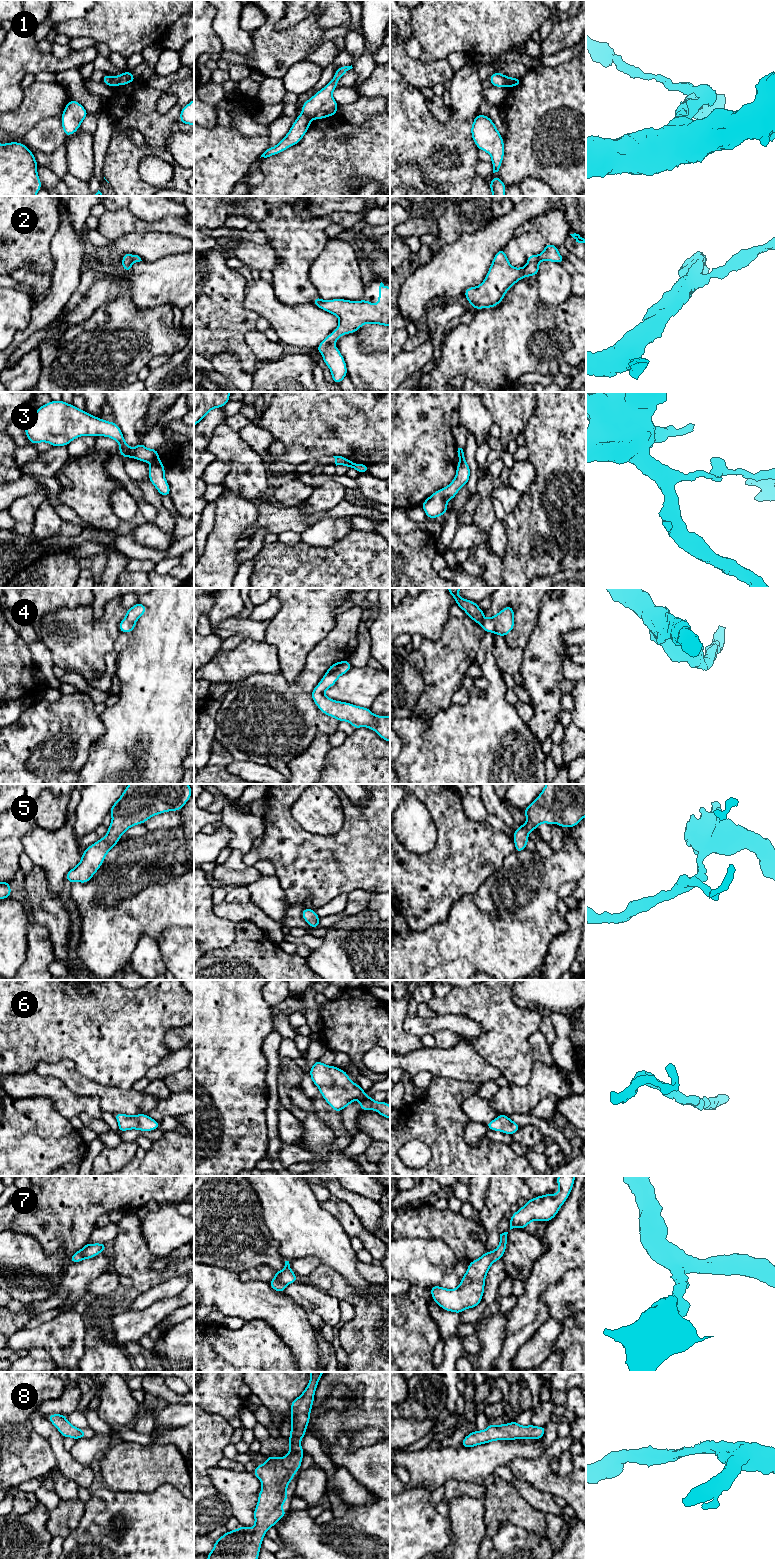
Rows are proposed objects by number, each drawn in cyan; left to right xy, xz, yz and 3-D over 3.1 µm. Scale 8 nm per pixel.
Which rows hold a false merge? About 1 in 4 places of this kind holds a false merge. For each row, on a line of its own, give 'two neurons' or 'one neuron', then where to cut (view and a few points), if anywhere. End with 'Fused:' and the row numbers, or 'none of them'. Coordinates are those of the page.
1: two neurons; cut in yz along (505, 76), (507, 86)
2: one neuron; no cut
3: two neurons; cut in xy along (158, 458), (151, 463)
4: one neuron; no cut
5: one neuron; no cut
6: one neuron; no cut
7: one neuron; no cut
8: one neuron; no cut
Fused: 1, 3

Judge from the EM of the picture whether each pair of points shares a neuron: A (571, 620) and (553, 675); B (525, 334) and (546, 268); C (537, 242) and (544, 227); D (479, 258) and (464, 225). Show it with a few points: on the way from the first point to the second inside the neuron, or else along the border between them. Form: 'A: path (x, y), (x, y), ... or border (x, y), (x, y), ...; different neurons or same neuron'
A: path (557, 632), (553, 636), (553, 661); same neuron
B: border (535, 276), (538, 299), (545, 304), (559, 305); different neurons
C: border (524, 231), (538, 231), (547, 242); different neurons
D: border (489, 222), (470, 233), (462, 233), (447, 244); different neurons

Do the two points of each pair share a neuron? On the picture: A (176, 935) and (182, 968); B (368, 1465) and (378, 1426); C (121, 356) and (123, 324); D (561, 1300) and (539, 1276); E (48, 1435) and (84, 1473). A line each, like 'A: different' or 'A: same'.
A: same
B: different
C: same
D: different
E: same

